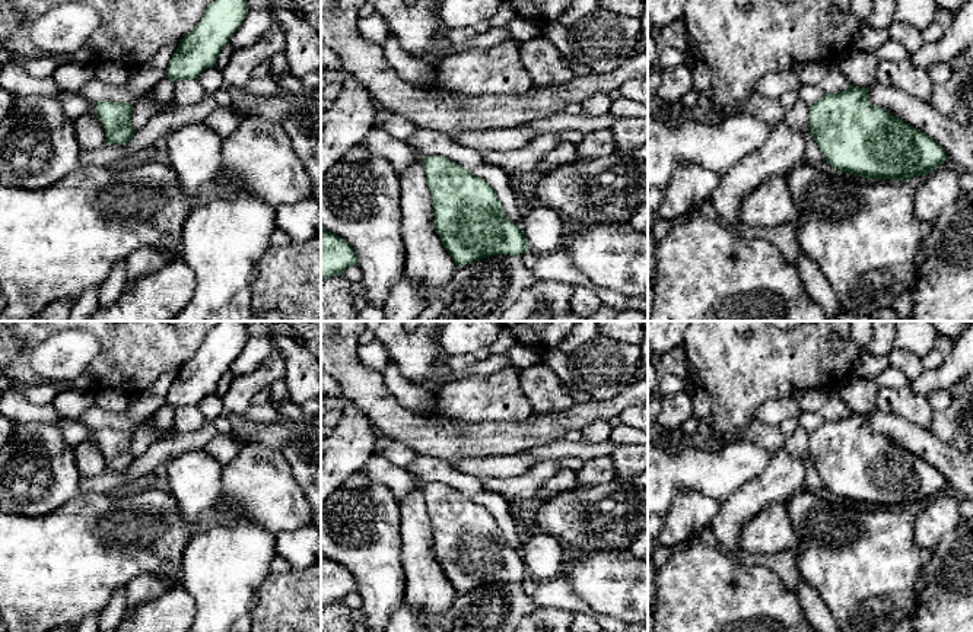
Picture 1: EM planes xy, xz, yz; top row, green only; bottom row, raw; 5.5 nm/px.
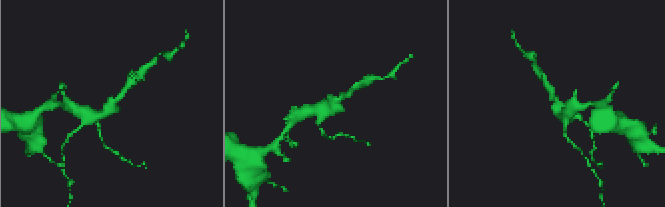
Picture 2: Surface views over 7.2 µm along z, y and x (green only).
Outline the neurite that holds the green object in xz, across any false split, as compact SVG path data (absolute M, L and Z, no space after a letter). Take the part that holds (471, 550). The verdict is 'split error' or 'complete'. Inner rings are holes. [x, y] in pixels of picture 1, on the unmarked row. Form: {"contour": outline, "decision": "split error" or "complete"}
{"contour": "M425 483L422 492L433 528L436 558L457 594L497 581L522 584L530 577L522 555L506 543L496 518L484 506L445 483Z", "decision": "complete"}

